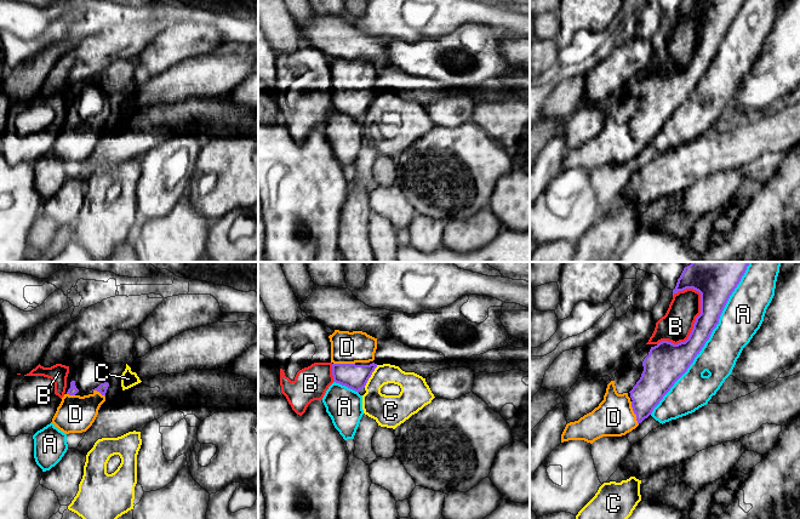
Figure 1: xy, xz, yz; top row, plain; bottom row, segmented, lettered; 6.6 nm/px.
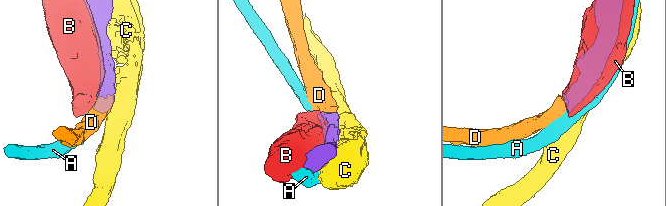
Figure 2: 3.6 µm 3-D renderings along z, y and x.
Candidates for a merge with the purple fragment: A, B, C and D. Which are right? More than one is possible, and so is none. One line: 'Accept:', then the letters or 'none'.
Accept: D

